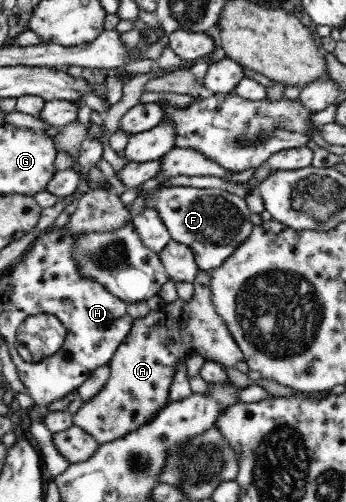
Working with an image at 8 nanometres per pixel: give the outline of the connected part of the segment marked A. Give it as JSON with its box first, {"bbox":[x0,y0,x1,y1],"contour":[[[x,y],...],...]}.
{"bbox":[72,271,244,444],"contour":[[[199,271],[195,278],[194,295],[190,301],[175,300],[163,307],[151,312],[140,319],[134,319],[129,334],[126,336],[115,354],[109,361],[110,377],[102,389],[88,402],[81,405],[77,414],[72,417],[75,425],[79,426],[87,434],[100,444],[117,440],[143,426],[152,415],[164,409],[169,404],[169,386],[175,376],[175,367],[178,362],[184,362],[191,352],[199,352],[205,361],[213,361],[221,365],[235,367],[237,362],[244,360],[244,354],[235,342],[233,335],[229,332],[223,319],[217,314],[212,301],[210,291],[210,272]]]}

